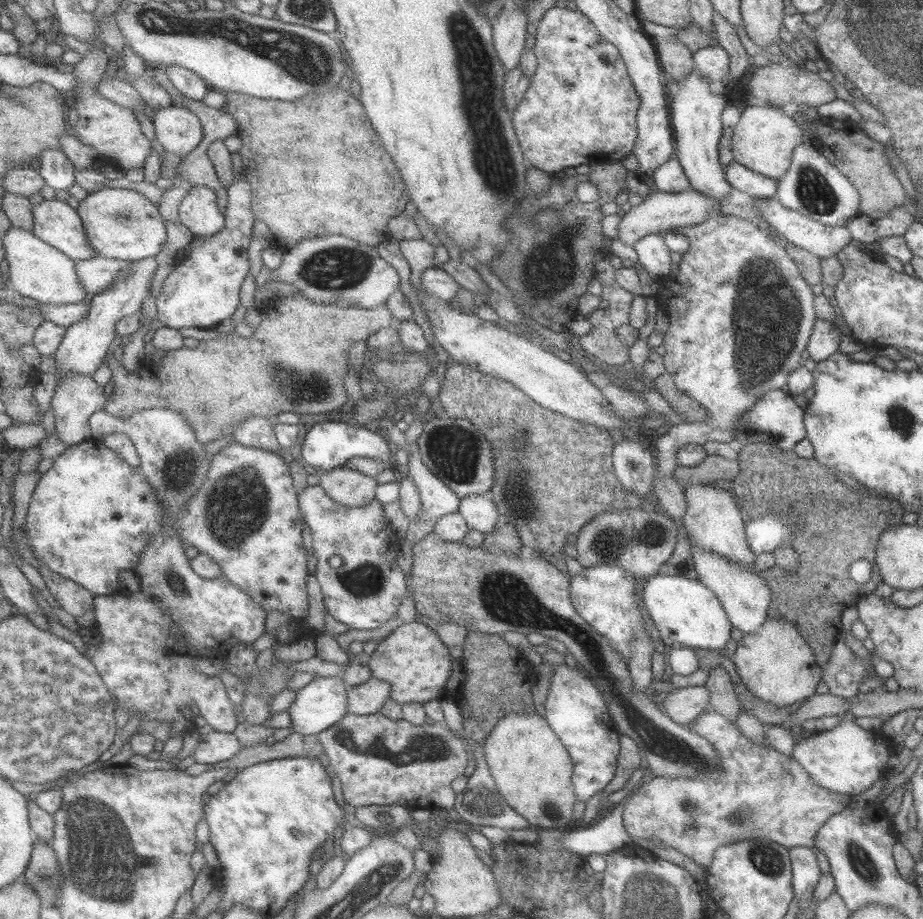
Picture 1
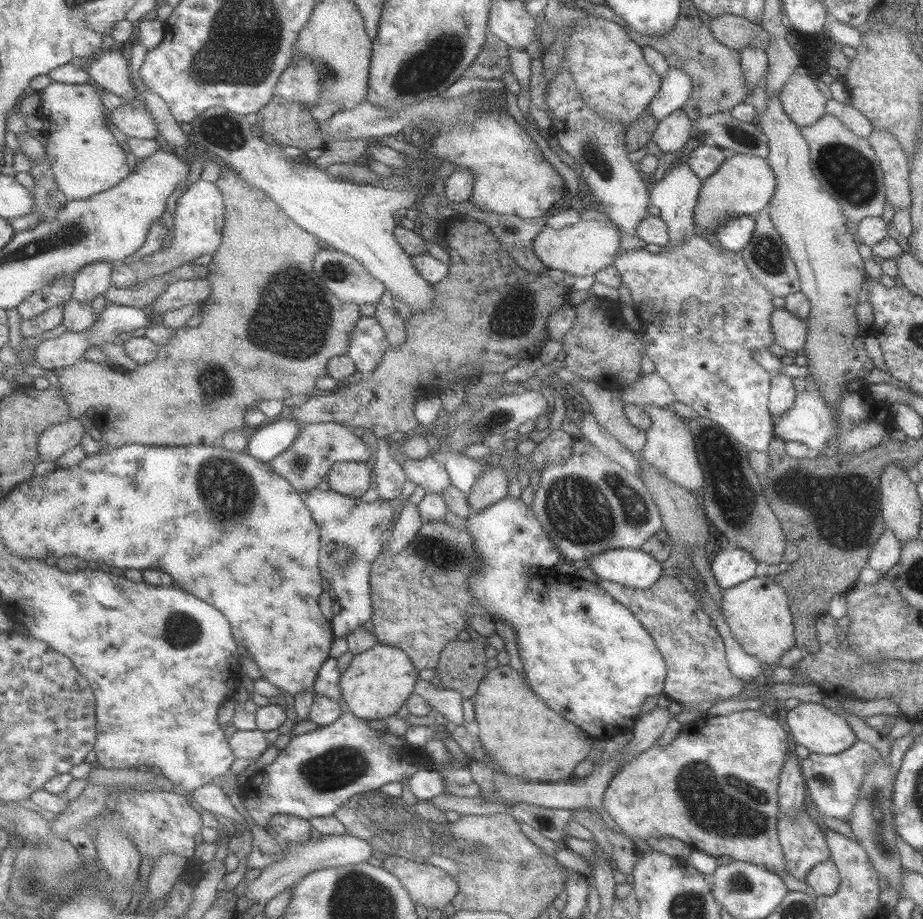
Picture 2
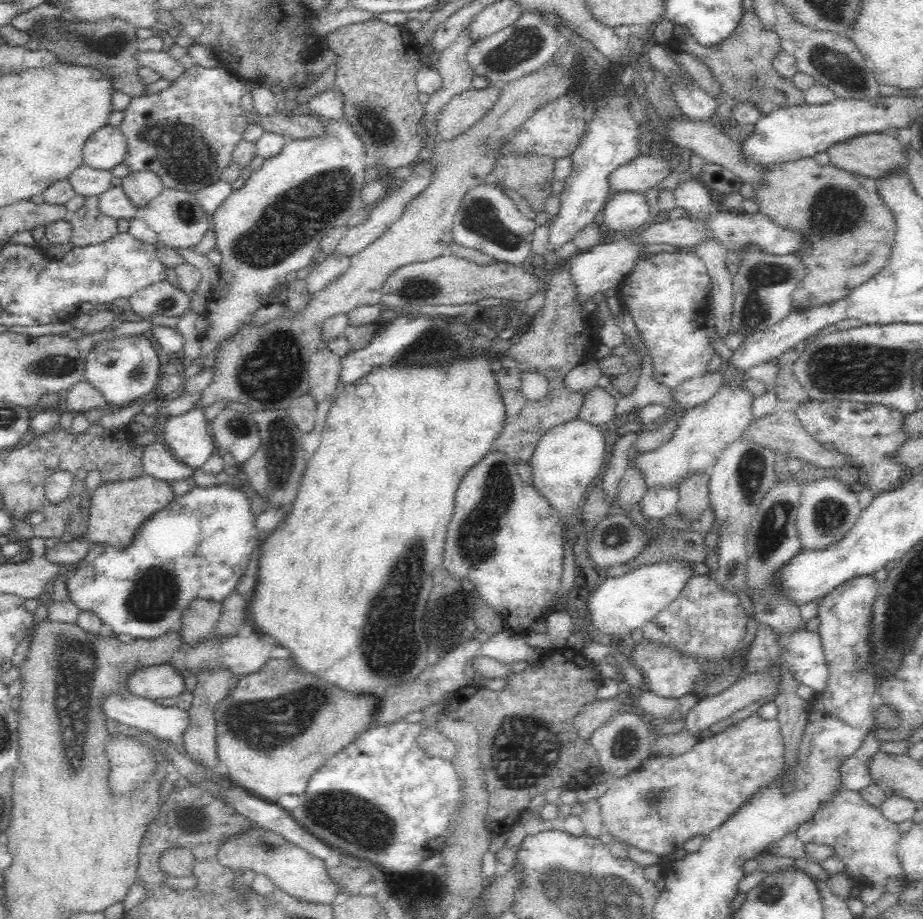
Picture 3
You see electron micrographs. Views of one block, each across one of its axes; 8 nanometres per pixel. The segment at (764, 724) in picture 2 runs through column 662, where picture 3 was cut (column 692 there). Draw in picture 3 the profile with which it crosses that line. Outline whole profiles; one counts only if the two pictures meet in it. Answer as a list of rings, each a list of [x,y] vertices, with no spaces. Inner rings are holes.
[[[757,714],[751,715],[743,719],[742,721],[732,724],[722,732],[714,734],[708,738],[700,738],[699,741],[692,746],[690,750],[687,750],[682,755],[678,756],[658,756],[658,758],[652,758],[652,760],[644,759],[643,762],[636,768],[631,774],[626,777],[618,777],[612,779],[607,787],[605,787],[599,793],[597,801],[600,807],[600,816],[604,832],[612,834],[614,841],[621,842],[623,844],[631,844],[638,848],[638,850],[644,850],[644,852],[652,852],[662,857],[664,854],[670,854],[676,850],[683,848],[683,844],[693,836],[698,834],[706,835],[708,832],[722,826],[728,818],[732,816],[744,804],[748,802],[760,788],[768,786],[778,774],[780,774],[783,768],[784,752],[783,752],[783,737],[780,733],[779,723],[777,719],[763,719]]]

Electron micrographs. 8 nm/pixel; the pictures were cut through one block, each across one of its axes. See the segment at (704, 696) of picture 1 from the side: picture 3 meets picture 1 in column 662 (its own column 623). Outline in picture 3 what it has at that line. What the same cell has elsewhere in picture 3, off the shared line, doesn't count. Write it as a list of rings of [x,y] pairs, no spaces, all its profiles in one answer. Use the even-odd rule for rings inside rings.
[[[610,698],[610,700],[598,700],[585,705],[574,720],[574,729],[582,737],[582,741],[589,741],[590,735],[608,718],[612,718],[618,712],[628,710],[629,706],[624,706],[620,698]]]

